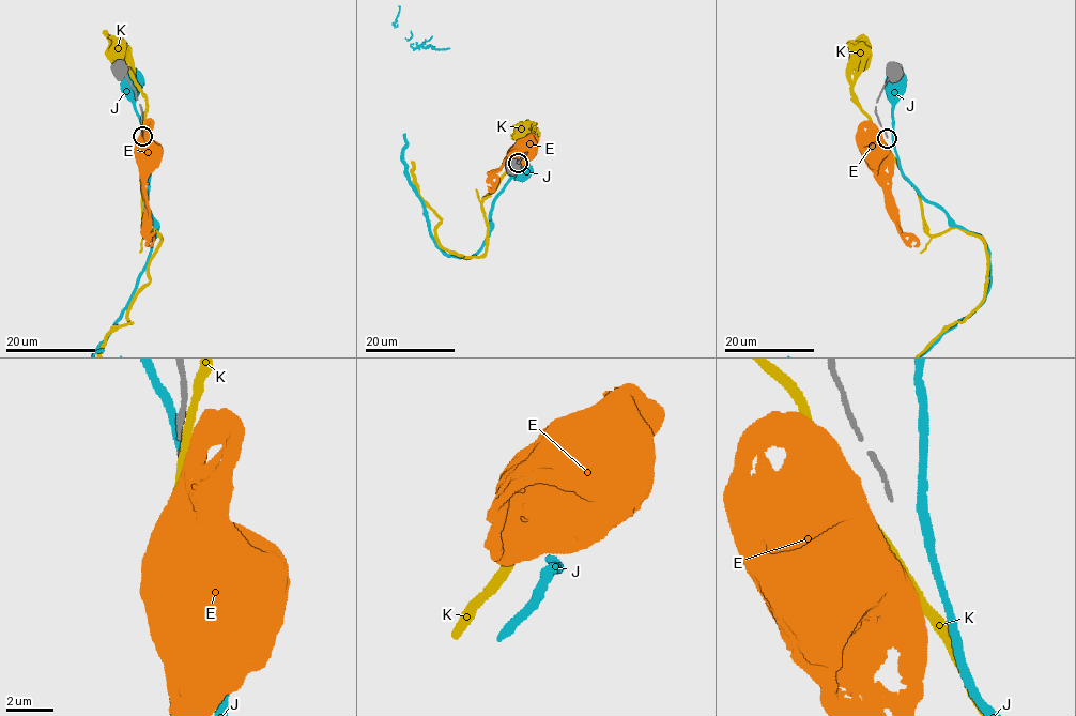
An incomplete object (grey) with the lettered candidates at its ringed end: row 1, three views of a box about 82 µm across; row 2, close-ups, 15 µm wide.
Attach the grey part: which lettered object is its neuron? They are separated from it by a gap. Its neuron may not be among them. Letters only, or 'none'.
none

